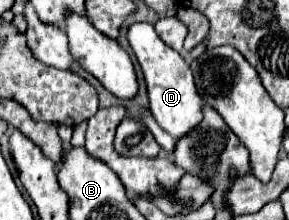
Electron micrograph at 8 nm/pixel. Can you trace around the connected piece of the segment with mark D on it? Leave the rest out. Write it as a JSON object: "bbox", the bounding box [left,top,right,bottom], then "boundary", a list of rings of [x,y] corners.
{"bbox":[128,24,204,140],"boundary":[[[132,24],[128,28],[128,42],[144,70],[152,116],[172,138],[176,138],[176,140],[184,138],[188,132],[192,132],[204,120],[204,114],[202,114],[204,100],[196,90],[190,66],[184,62],[184,58],[176,50],[168,48],[158,38],[152,24]]]}

